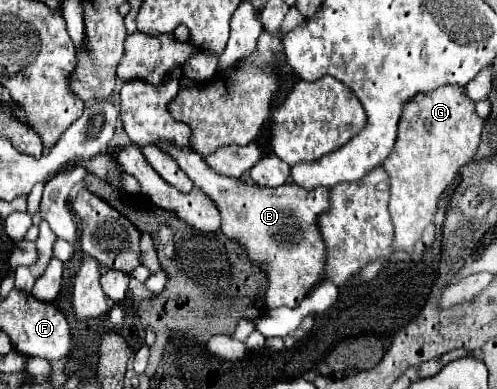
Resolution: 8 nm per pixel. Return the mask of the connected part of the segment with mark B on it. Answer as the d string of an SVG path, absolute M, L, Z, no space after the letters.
M160 142L158 146L164 152L172 154L178 166L190 176L194 186L216 202L222 216L220 230L228 238L238 240L248 250L252 262L258 262L260 268L268 272L266 308L296 308L320 282L320 274L324 272L326 252L320 232L316 228L316 214L328 210L328 190L316 188L308 192L294 184L284 184L280 188L260 188L254 182L242 182L216 174L194 150L178 150L174 146L168 146L166 142Z

